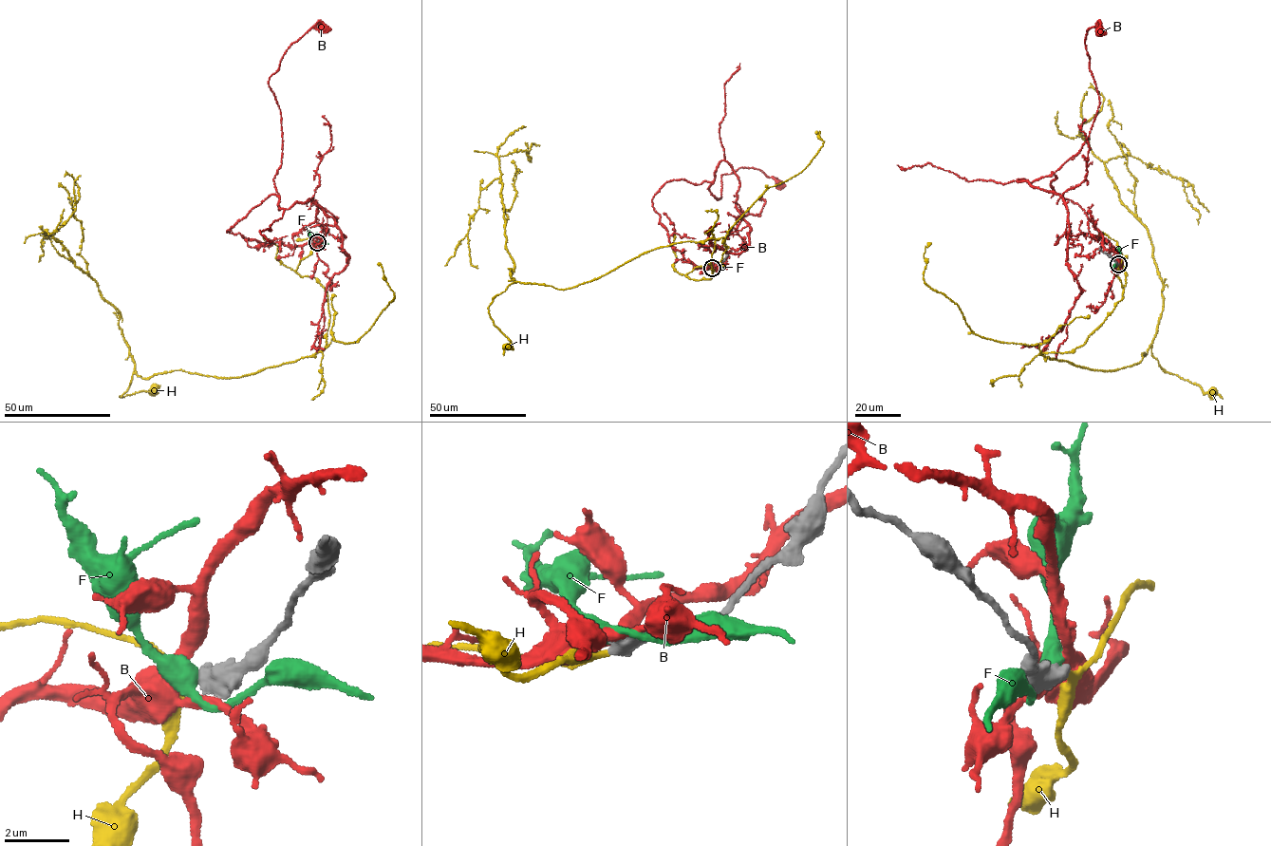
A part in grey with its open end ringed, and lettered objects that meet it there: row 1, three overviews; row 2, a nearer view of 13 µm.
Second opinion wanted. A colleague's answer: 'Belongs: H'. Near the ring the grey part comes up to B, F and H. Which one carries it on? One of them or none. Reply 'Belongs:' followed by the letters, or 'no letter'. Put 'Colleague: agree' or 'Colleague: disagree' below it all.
Belongs: H
Colleague: agree

